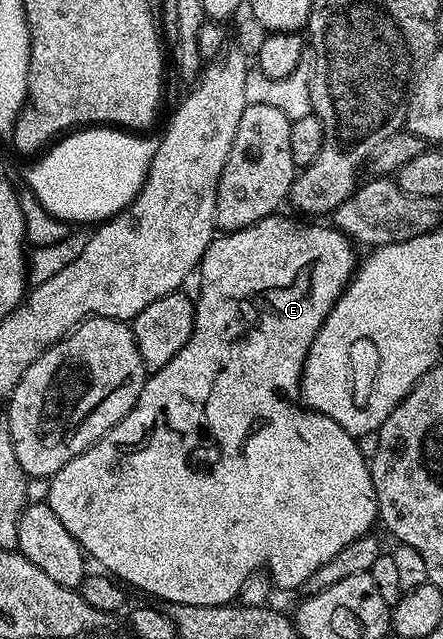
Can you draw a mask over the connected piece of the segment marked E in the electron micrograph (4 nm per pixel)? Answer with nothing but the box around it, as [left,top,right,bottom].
[46,215,378,605]

